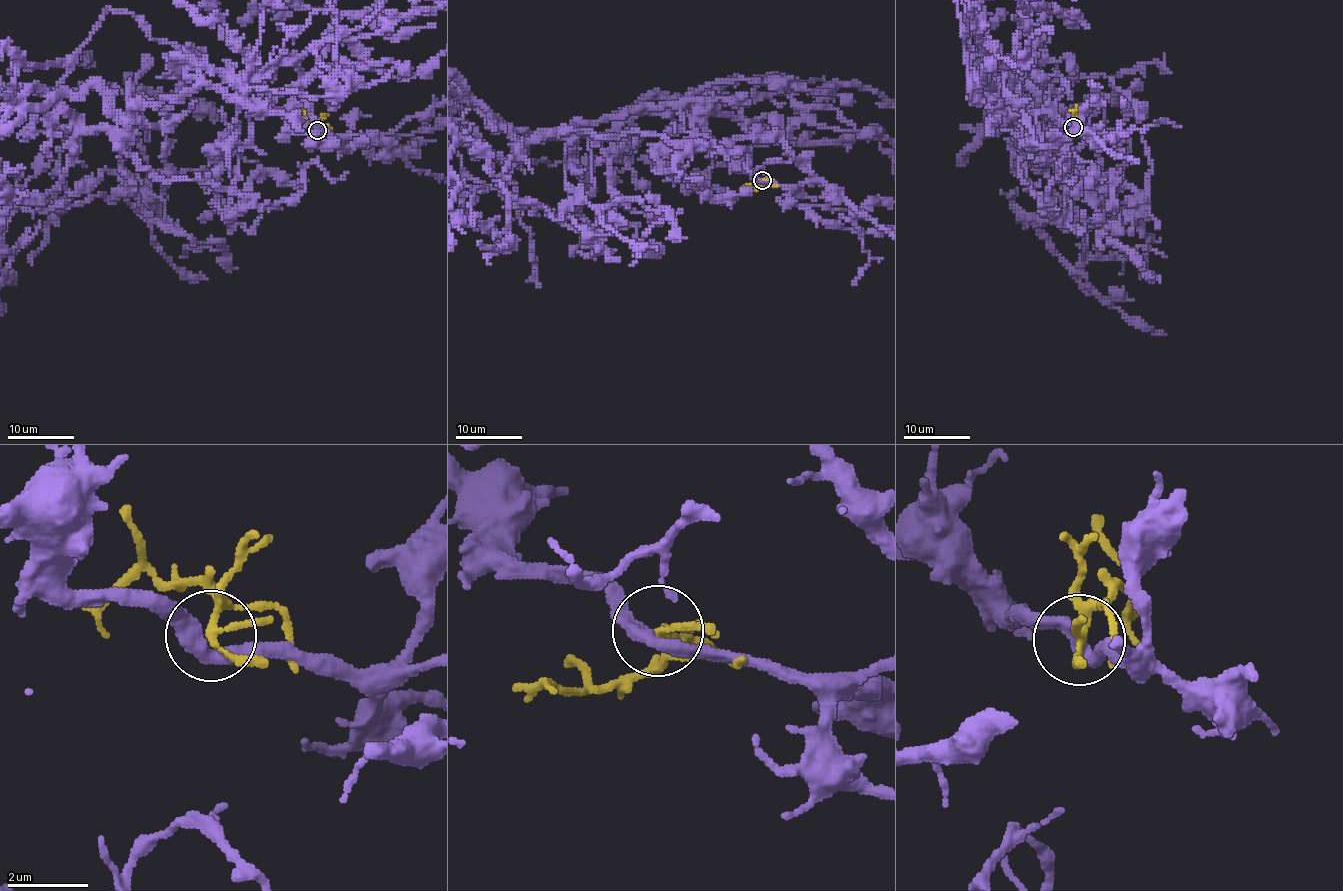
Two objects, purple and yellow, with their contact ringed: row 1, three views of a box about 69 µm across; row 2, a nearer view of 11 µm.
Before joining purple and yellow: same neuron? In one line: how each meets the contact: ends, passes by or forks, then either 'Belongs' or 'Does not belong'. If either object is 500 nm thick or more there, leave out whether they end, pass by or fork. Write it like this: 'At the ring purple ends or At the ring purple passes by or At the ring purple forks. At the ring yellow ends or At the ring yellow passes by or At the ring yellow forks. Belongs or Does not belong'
At the ring purple passes by. At the ring yellow forks. Does not belong

